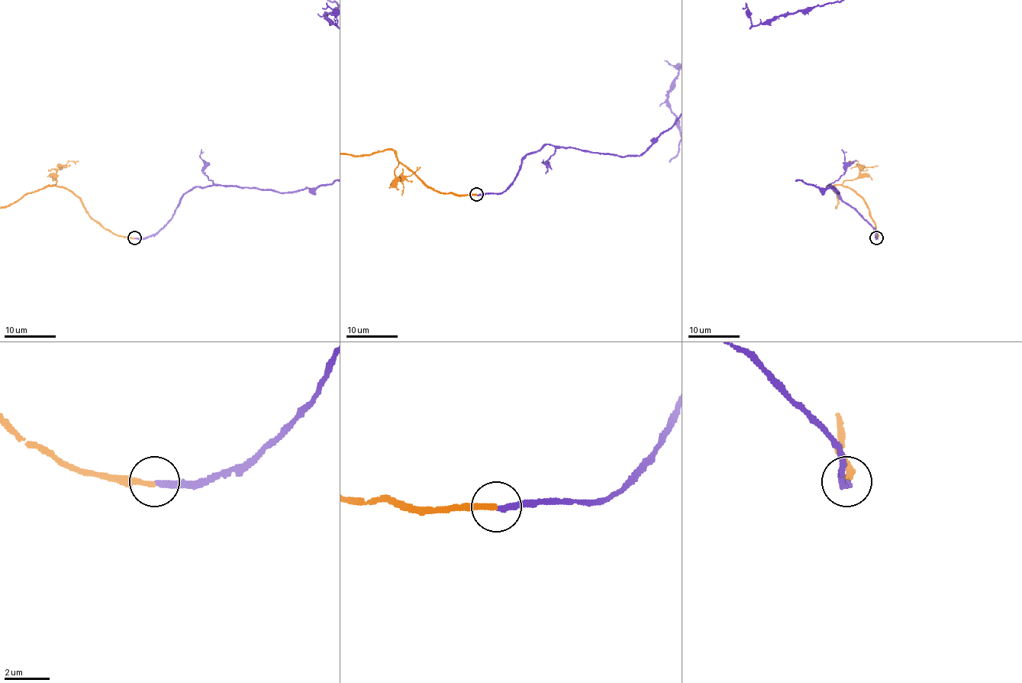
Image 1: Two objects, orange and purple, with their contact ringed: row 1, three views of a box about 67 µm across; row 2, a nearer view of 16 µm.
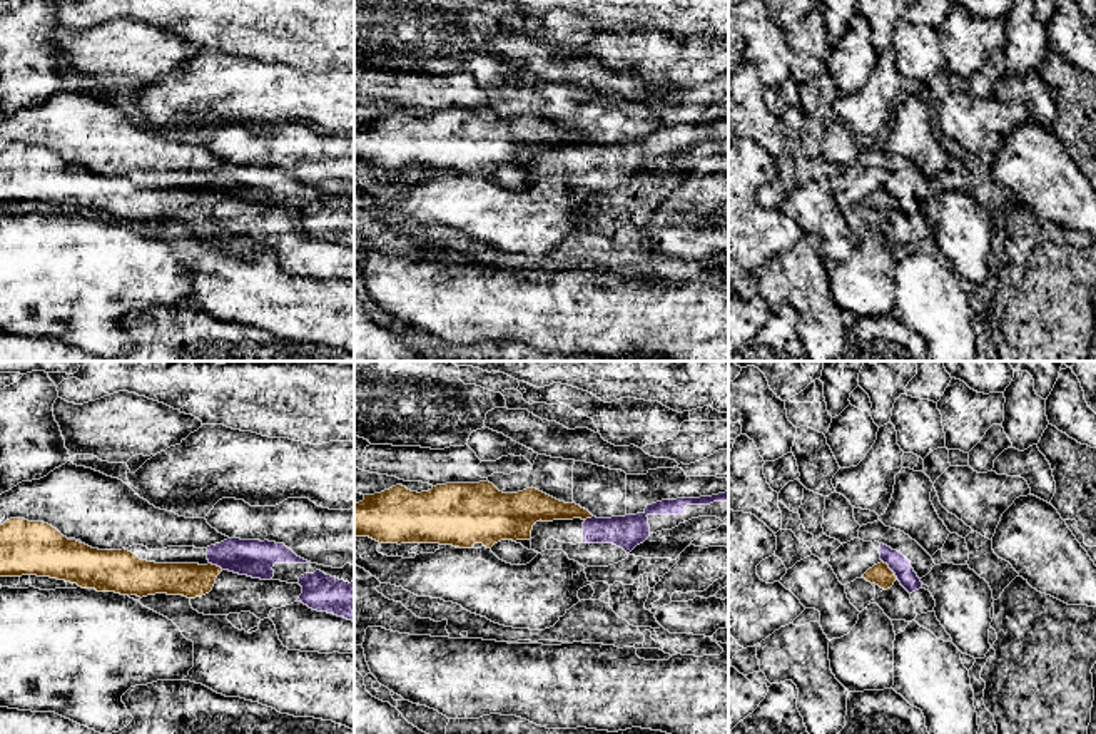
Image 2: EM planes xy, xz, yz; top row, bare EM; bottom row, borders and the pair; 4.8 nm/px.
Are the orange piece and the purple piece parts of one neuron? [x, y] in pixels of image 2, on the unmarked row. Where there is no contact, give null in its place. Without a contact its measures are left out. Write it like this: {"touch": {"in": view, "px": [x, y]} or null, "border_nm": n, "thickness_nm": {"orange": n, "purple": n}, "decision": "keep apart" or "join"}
{"touch": {"in": "xy", "px": [216, 191]}, "border_nm": 80, "thickness_nm": {"orange": 160, "purple": 180}, "decision": "keep apart"}

